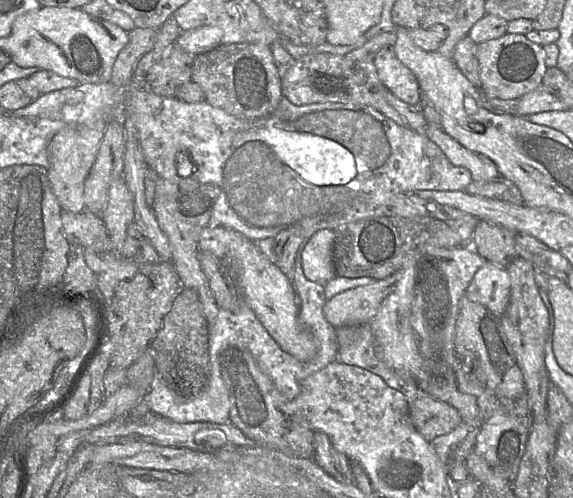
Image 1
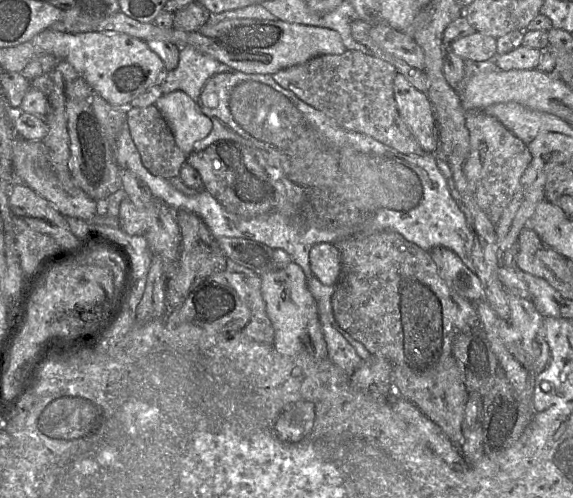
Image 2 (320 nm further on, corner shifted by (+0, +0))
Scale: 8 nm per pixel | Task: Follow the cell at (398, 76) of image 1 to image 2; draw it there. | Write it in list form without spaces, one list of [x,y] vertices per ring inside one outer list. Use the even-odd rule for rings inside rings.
[[[399,72],[394,77],[394,98],[400,117],[427,154],[439,149],[434,111],[425,92],[417,90]]]

